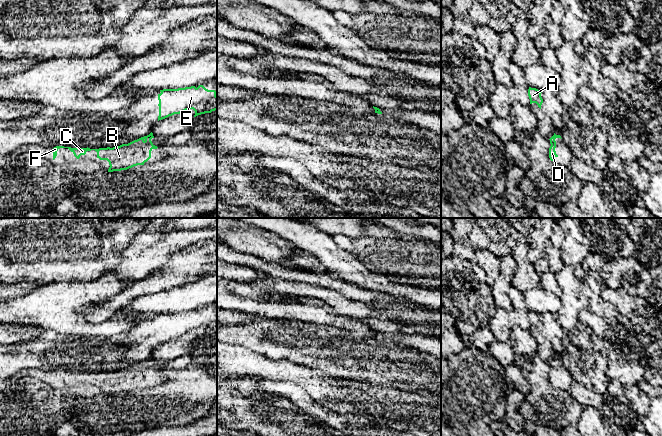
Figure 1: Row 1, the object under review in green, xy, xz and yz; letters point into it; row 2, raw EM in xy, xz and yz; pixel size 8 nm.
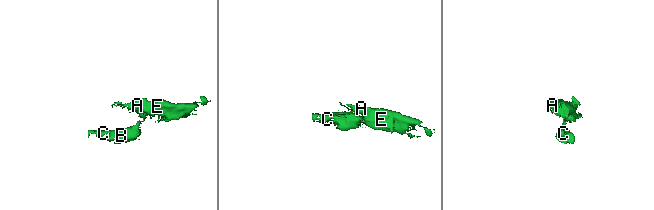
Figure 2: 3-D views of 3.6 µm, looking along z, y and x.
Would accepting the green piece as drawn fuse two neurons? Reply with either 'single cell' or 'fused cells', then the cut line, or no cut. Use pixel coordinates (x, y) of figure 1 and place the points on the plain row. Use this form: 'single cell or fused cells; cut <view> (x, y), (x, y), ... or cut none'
fused cells; cut xy (149, 358), (152, 359)

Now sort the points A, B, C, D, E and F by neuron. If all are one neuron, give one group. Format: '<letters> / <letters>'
A E / B C D F

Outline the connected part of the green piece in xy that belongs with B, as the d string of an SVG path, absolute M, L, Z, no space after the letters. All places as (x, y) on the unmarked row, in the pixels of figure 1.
M147 359L134 364L128 368L122 368L118 371L107 371L99 373L90 372L71 372L64 370L56 370L53 372L53 384L57 380L60 372L68 372L74 380L79 383L81 379L85 379L87 375L95 374L97 382L107 384L109 386L108 396L127 394L137 389L144 389L151 382L151 375L157 373L151 363L153 359Z

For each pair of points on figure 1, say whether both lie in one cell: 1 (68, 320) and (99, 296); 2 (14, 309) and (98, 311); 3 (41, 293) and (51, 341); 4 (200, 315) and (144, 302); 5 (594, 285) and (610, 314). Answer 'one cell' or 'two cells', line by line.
1: one cell
2: two cells
3: two cells
4: two cells
5: one cell

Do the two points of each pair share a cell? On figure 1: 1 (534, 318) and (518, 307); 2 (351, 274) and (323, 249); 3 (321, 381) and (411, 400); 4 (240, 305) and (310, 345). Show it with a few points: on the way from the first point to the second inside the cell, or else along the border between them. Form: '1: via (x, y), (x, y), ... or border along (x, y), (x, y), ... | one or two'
1: border along (527, 313), (530, 327) | two
2: via (344, 267), (330, 255) | one
3: via (343, 389), (362, 393), (379, 400), (389, 400) | one
4: border along (288, 319), (257, 320) | two

